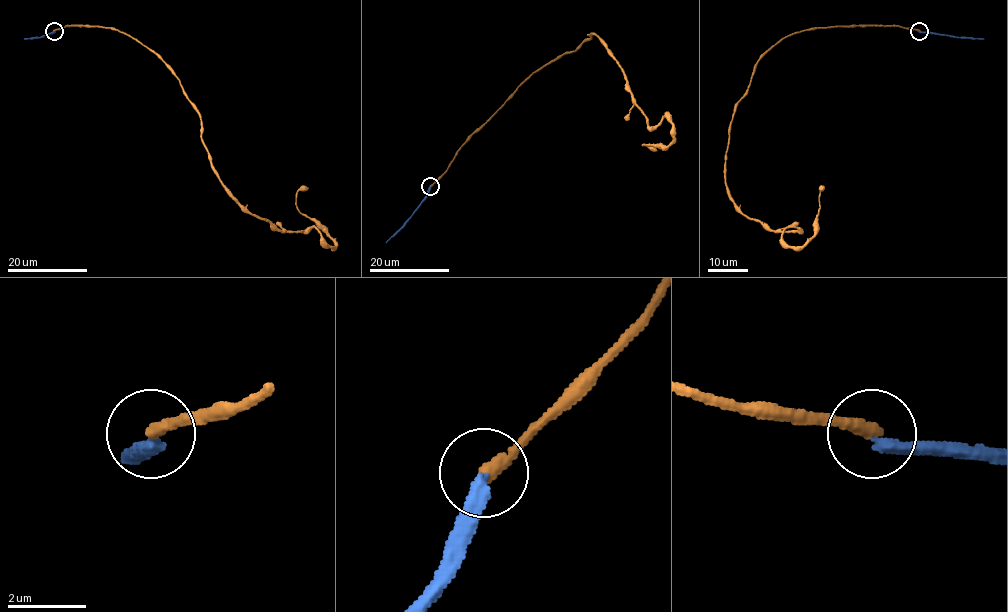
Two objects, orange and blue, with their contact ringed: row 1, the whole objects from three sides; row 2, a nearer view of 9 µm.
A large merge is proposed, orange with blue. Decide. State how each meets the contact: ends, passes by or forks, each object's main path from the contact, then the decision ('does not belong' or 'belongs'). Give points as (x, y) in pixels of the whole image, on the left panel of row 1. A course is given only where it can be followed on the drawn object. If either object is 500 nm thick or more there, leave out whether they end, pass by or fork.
orange ends | blue ends | orange via (54, 30), (114, 27), (153, 50), (227, 193), (334, 247), (297, 207), (308, 188) | blue via (54, 31), (24, 39) | does not belong

